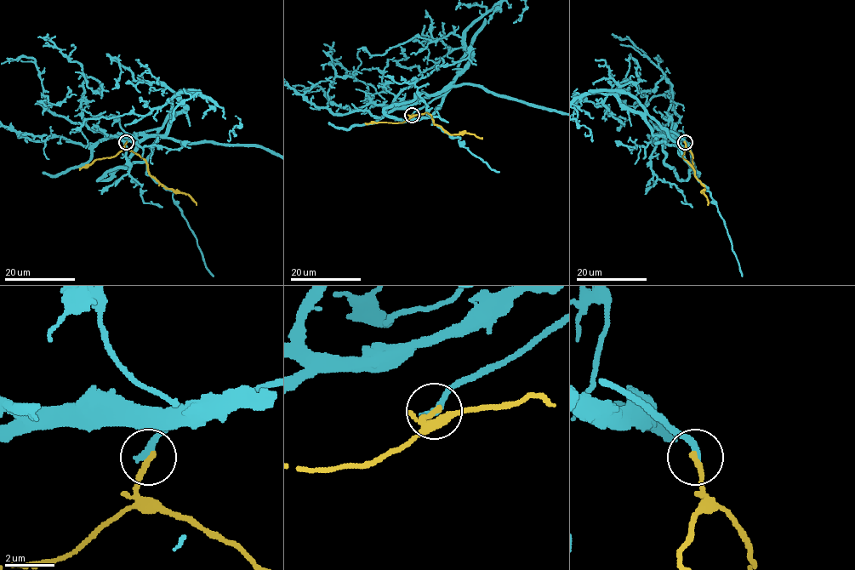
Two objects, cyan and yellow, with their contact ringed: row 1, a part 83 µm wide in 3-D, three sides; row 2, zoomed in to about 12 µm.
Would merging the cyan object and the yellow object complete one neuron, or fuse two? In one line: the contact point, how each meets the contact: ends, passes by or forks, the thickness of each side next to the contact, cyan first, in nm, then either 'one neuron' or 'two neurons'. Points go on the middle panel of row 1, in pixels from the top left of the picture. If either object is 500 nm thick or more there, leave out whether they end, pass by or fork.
place (412, 115); cyan ends; yellow ends; calibres 320 and 240 nm; two neurons

